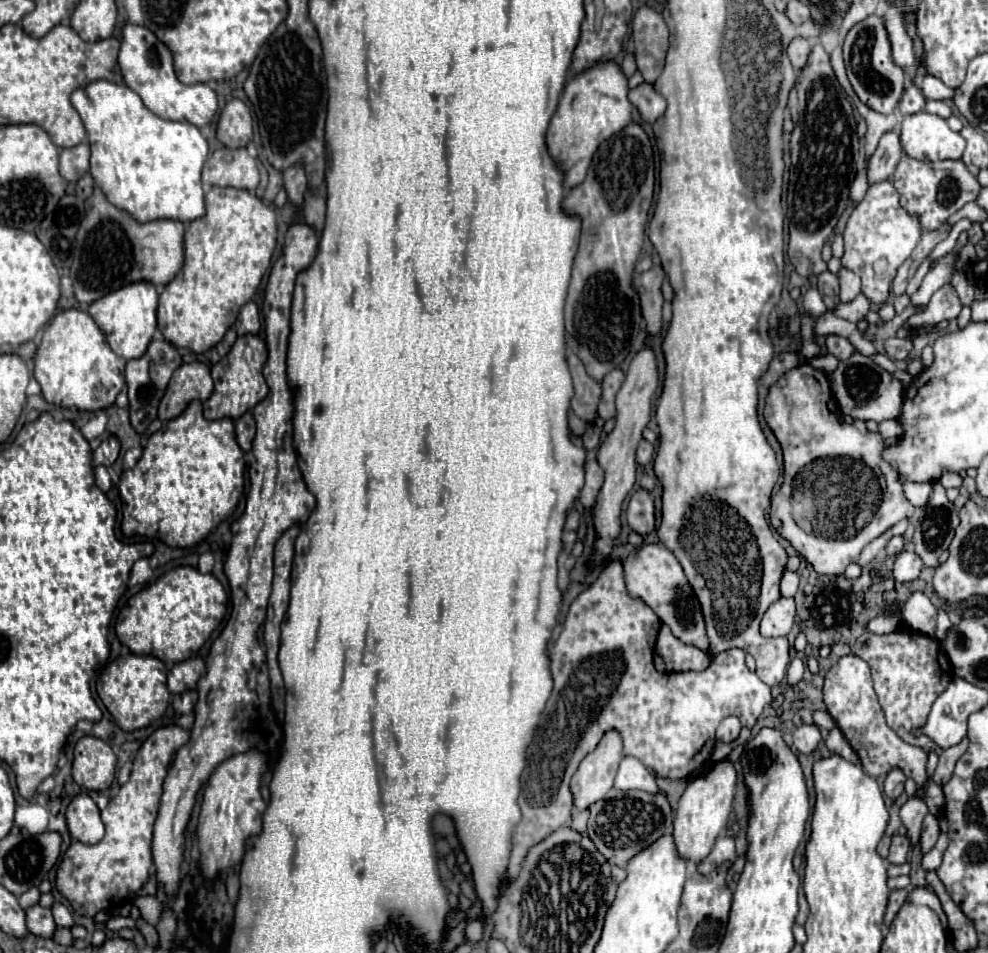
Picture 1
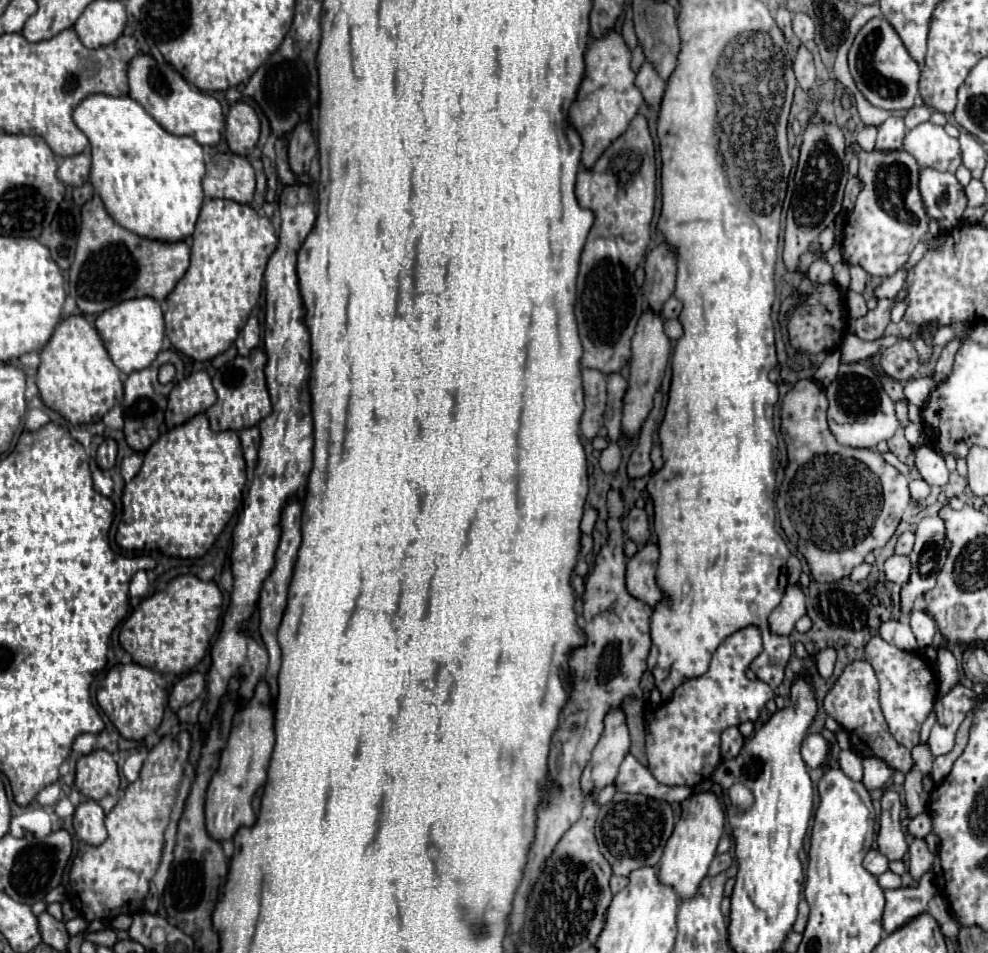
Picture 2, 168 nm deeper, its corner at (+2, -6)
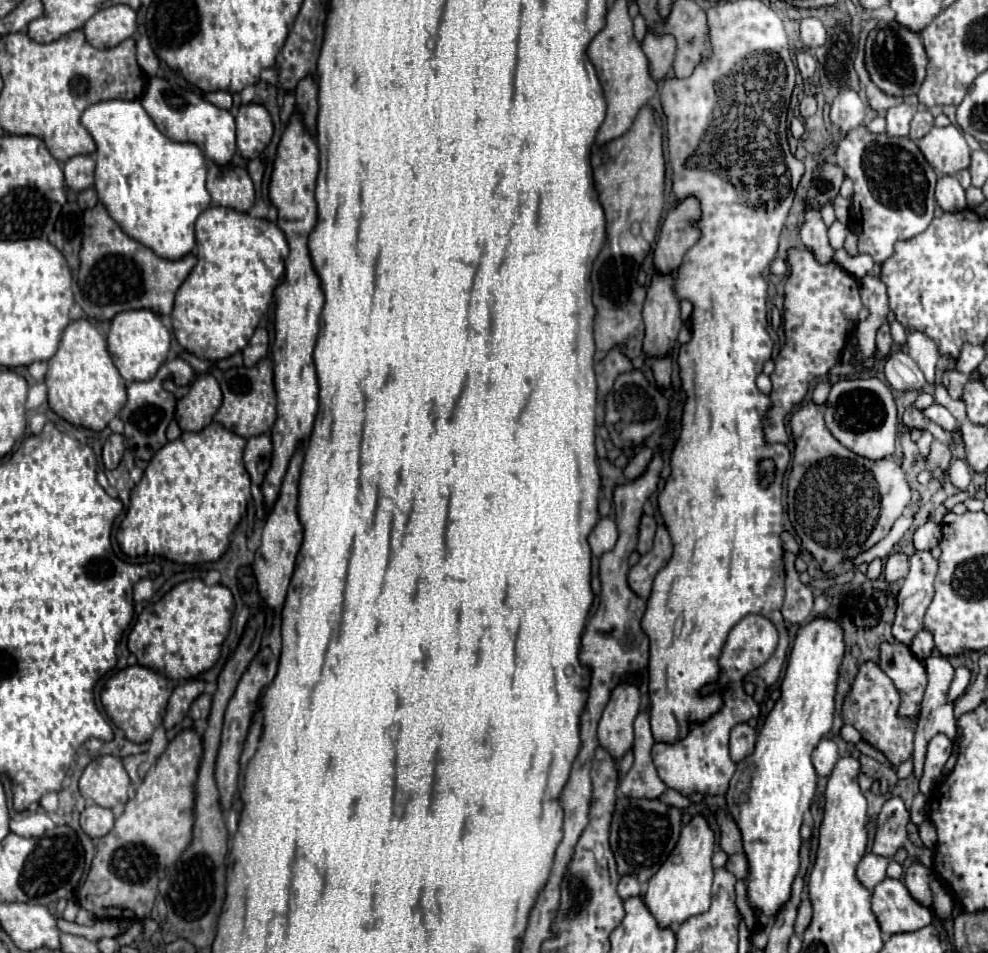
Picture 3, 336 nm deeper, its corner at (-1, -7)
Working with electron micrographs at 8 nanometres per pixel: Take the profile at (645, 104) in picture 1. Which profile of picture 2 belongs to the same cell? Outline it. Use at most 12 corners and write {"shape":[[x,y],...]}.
{"shape":[[642,63],[636,85],[646,103],[658,107],[666,81],[652,63]]}

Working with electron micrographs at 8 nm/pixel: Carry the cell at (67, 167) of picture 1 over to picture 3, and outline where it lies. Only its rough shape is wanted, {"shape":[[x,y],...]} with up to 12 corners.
{"shape":[[73,156],[63,166],[69,188],[93,186],[95,158]]}

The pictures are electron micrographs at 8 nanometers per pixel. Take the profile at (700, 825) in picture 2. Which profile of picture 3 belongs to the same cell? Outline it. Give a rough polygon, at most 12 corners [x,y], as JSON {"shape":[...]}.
{"shape":[[703,814],[649,880],[663,926],[707,912],[715,832]]}

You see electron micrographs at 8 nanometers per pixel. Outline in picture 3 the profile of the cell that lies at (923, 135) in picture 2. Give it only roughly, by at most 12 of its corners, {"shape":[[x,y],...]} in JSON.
{"shape":[[955,126],[931,128],[917,146],[939,176],[969,166]]}

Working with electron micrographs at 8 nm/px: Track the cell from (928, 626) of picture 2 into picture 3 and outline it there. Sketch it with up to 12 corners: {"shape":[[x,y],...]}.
{"shape":[[921,628],[911,642],[919,660],[933,652],[933,634]]}

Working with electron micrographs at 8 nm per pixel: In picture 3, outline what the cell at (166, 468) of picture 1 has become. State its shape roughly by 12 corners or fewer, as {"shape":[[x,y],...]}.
{"shape":[[211,422],[149,460],[117,532],[135,558],[219,560],[245,438]]}

